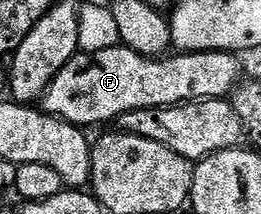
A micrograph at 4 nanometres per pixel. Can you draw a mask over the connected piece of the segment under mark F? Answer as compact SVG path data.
M124 45L78 53L45 90L43 110L56 119L66 119L76 127L90 129L96 123L120 120L123 113L135 109L178 107L181 103L196 103L202 99L225 99L242 78L241 63L237 59L240 58L236 54L227 51L187 51L173 53L168 57L154 57L135 53Z

